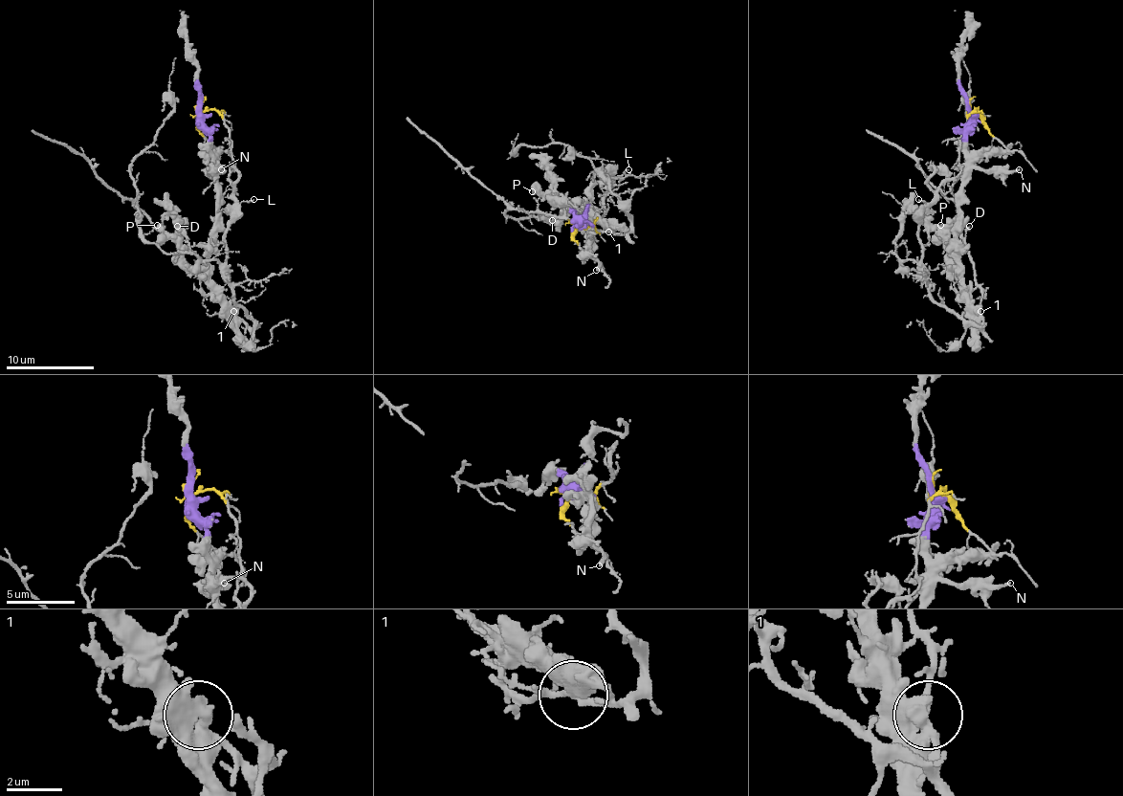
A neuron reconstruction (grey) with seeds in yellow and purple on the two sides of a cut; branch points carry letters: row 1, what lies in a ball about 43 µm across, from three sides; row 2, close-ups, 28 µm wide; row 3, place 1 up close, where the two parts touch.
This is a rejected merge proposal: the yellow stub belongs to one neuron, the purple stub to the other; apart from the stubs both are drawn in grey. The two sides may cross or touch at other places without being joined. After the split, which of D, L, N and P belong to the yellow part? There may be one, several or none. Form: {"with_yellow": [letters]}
{"with_yellow": ["D", "L"]}

